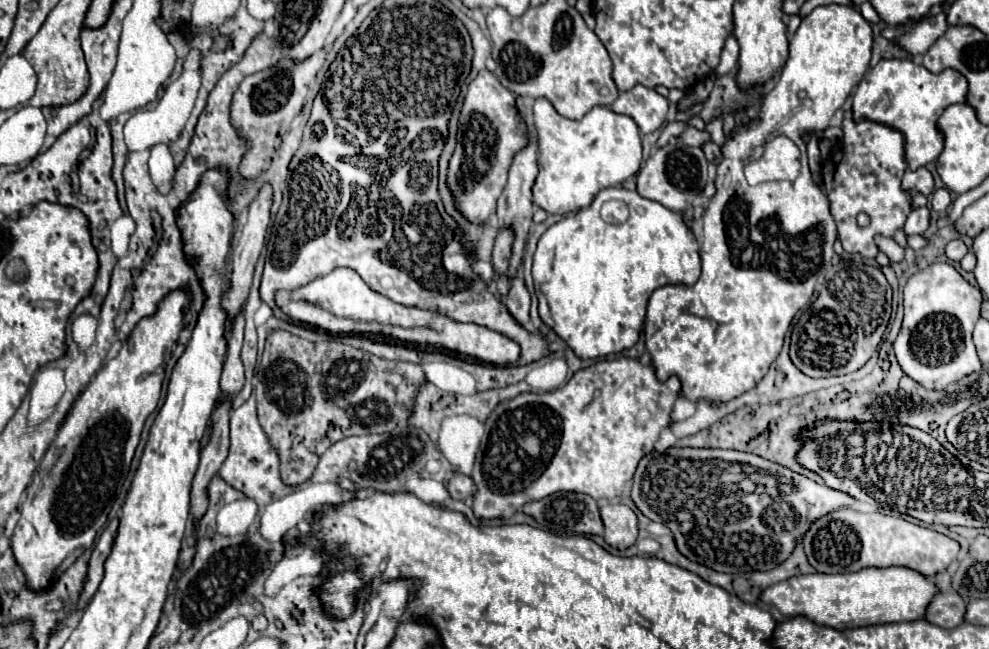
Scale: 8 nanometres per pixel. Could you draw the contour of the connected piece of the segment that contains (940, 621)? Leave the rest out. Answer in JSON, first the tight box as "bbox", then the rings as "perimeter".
{"bbox":[924,593,966,629],"perimeter":[[[938,593],[926,607],[924,619],[932,625],[952,629],[962,623],[966,601],[958,593]]]}

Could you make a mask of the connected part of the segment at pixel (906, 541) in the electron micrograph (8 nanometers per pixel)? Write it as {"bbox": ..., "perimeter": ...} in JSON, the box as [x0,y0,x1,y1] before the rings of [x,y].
{"bbox":[804,509,960,577],"perimeter":[[[838,509],[818,519],[804,537],[804,551],[808,563],[820,573],[850,573],[864,567],[902,565],[934,577],[956,561],[960,545],[932,529],[914,525],[906,519],[884,513],[862,513],[854,509]]]}

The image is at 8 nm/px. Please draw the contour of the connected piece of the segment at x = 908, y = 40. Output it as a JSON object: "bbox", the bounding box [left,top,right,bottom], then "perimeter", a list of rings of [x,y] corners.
{"bbox":[896,13,948,55],"perimeter":[[[940,13],[936,17],[930,17],[930,19],[924,19],[924,21],[914,23],[910,29],[906,29],[902,33],[902,37],[896,39],[896,43],[900,47],[904,47],[912,55],[924,55],[930,49],[930,45],[934,45],[934,41],[946,29],[948,29],[946,13]]]}

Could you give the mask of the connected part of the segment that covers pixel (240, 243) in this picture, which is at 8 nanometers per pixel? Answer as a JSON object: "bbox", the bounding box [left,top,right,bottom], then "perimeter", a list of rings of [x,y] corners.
{"bbox":[224,185,272,339],"perimeter":[[[264,185],[260,189],[258,199],[250,205],[248,209],[248,221],[242,223],[238,235],[236,235],[236,247],[232,245],[232,261],[230,261],[230,273],[228,273],[228,291],[224,291],[224,311],[228,311],[228,323],[226,323],[226,339],[232,333],[234,321],[240,315],[248,293],[250,293],[250,285],[252,285],[252,275],[254,275],[254,265],[258,261],[258,255],[262,251],[264,245],[264,235],[266,235],[266,227],[270,221],[270,205],[272,205],[272,187]]]}

